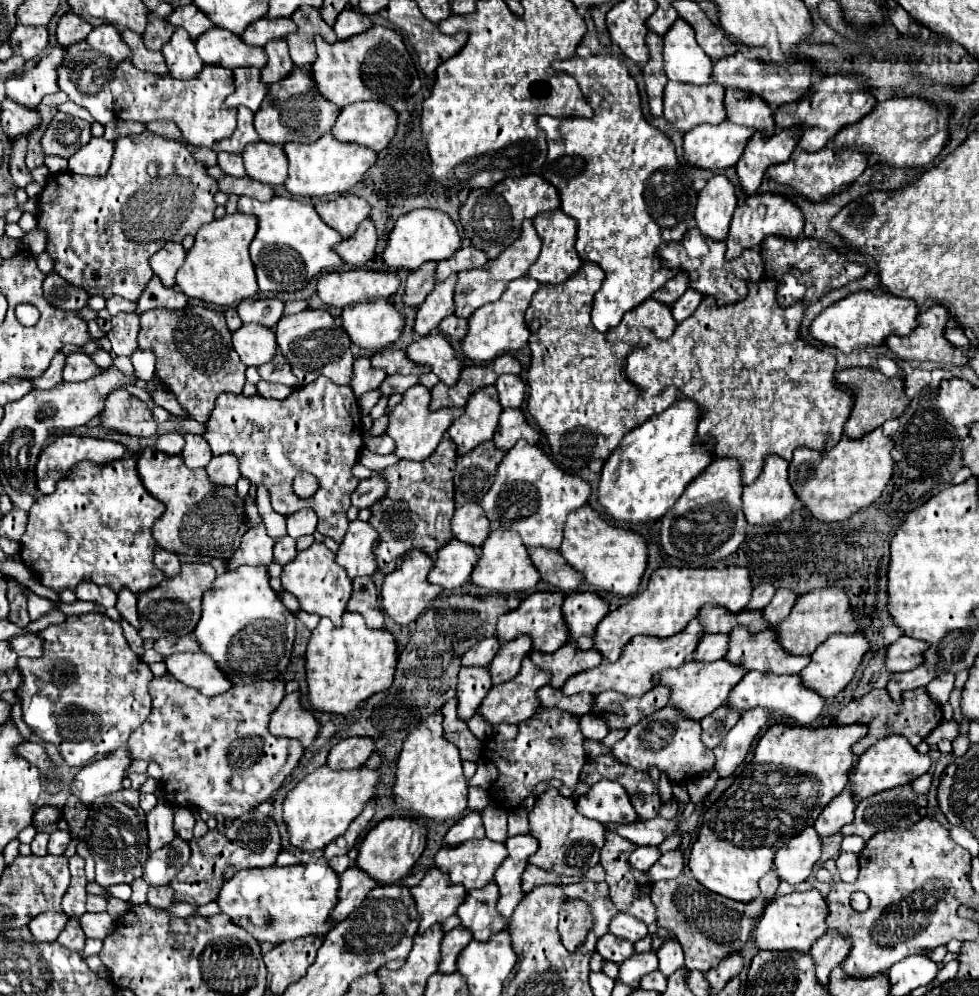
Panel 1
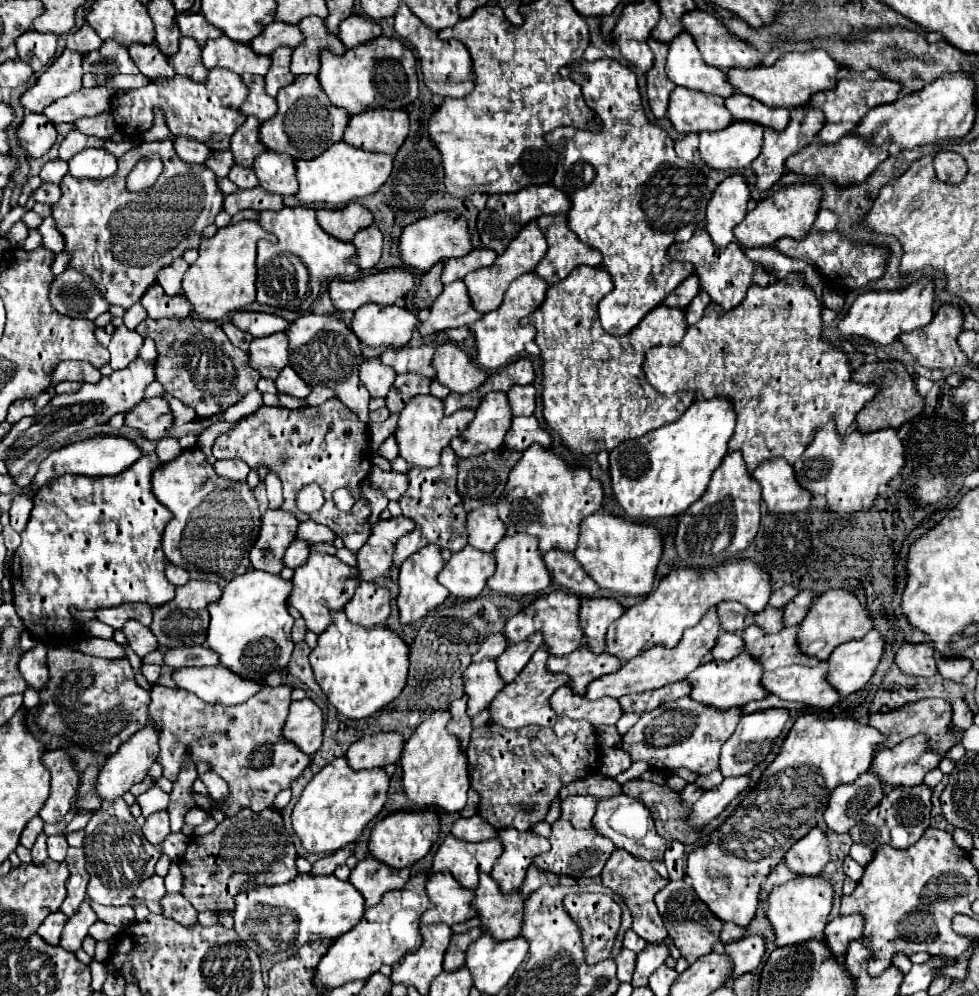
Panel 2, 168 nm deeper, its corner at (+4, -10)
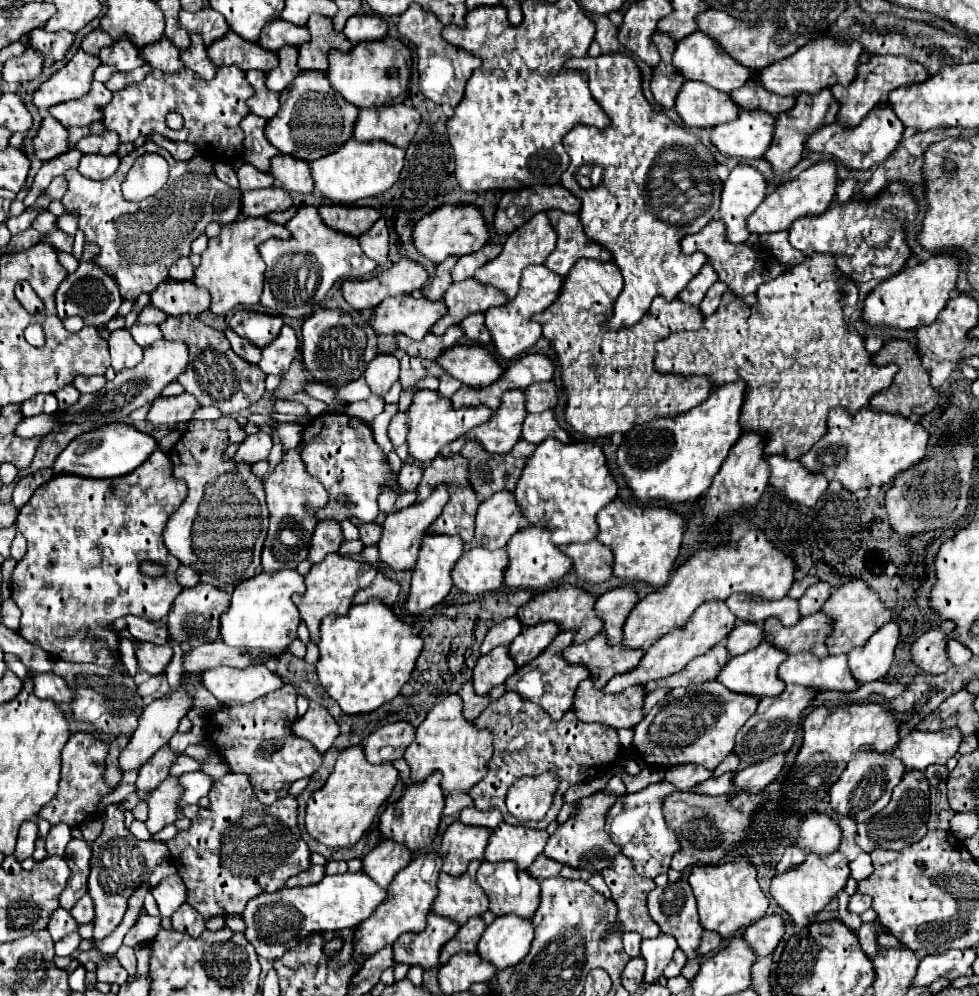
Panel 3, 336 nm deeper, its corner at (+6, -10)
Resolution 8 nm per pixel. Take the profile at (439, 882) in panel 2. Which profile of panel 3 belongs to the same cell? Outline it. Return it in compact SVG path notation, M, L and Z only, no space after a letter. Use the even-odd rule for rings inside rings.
M470 863L468 871L456 879L448 873L440 873L438 897L432 905L432 913L464 925L470 917L482 915L488 909L488 897L476 885L476 871L480 863Z

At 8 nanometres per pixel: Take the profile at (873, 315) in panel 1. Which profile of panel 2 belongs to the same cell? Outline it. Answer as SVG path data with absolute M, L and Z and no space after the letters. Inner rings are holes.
M920 277L920 281L912 281L898 291L866 291L854 301L846 317L840 319L838 331L840 335L862 335L874 343L890 345L902 333L928 325L934 317L934 303L934 281L928 277Z

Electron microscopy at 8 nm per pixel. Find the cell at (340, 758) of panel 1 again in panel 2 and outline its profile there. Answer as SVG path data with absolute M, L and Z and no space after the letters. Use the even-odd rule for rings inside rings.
M396 731L390 733L374 733L364 735L360 741L352 743L346 759L352 769L372 769L372 767L386 767L388 763L398 763L404 737Z

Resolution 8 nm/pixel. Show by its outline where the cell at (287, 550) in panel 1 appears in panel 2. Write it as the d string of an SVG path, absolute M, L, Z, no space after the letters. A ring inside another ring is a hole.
M294 541L294 545L286 551L286 567L300 567L302 563L306 563L310 555L310 543L308 541Z

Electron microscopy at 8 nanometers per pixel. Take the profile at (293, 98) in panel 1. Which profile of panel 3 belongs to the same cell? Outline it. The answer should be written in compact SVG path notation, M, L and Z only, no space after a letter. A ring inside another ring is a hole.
M300 71L288 89L280 93L280 111L266 123L266 139L280 151L304 161L316 161L344 145L352 137L358 109L344 103L340 95L328 87L328 79L318 71ZM318 155L318 157L302 157Z

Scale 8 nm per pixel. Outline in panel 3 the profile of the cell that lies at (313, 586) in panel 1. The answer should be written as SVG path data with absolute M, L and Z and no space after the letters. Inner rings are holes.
M330 553L324 557L322 563L316 563L310 567L310 571L304 575L304 583L306 583L306 591L294 597L294 603L300 611L300 617L306 621L310 637L314 643L320 641L320 621L322 617L336 613L348 613L350 605L352 605L352 595L358 589L364 589L366 585L372 583L372 579L376 577L376 569L368 563L360 563L356 559L350 557L340 557L338 553Z

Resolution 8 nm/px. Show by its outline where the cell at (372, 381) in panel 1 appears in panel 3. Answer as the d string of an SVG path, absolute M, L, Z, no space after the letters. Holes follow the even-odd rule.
M376 355L366 367L366 383L374 395L386 395L390 387L398 381L400 363L394 355Z

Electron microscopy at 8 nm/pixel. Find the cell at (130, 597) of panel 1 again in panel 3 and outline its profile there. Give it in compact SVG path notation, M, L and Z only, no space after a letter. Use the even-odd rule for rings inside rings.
M134 641L134 651L136 651L140 669L148 671L150 675L160 675L172 659L170 643L156 645L156 643L148 643L148 641Z

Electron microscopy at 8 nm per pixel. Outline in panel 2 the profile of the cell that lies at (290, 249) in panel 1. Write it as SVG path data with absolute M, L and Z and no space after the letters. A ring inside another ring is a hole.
M284 207L282 211L262 211L260 225L278 237L278 243L258 241L258 303L288 311L308 311L326 281L352 277L360 271L350 263L356 255L352 243L328 235L316 221L312 207Z

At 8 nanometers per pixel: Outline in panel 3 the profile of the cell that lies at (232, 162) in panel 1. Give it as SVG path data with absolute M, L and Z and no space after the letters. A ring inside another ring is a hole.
M242 165L240 169L236 169L238 181L240 181L240 189L248 191L248 189L264 189L264 187L272 187L274 179L268 173L258 171L252 165Z

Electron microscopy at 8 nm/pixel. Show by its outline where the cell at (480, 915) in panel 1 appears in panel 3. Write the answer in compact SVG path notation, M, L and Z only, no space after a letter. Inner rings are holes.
M484 861L478 869L476 881L480 889L488 893L490 899L490 911L500 917L500 915L516 915L520 919L530 919L540 903L540 883L532 879L526 871L520 871L514 863L488 863Z

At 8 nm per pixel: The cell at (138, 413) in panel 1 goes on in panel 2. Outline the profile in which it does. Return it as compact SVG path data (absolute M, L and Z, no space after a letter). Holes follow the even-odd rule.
M152 397L144 399L134 407L130 413L126 413L126 425L138 429L146 439L160 441L168 435L172 429L174 415L170 411L170 405L164 397Z

